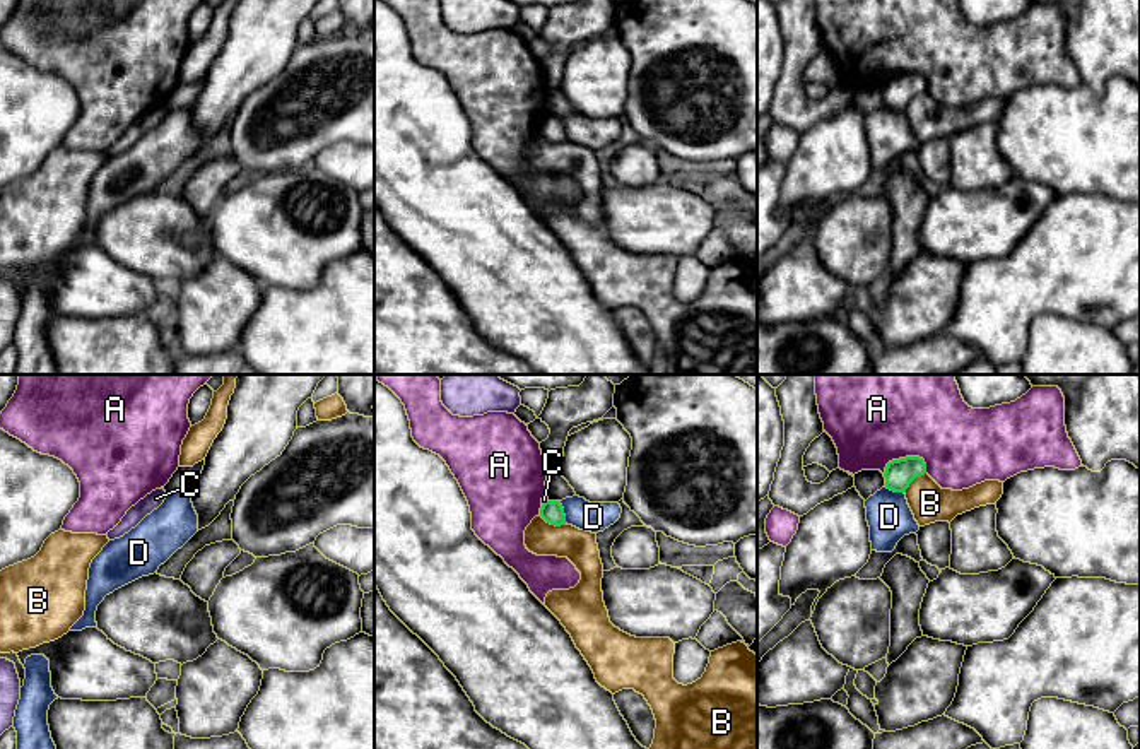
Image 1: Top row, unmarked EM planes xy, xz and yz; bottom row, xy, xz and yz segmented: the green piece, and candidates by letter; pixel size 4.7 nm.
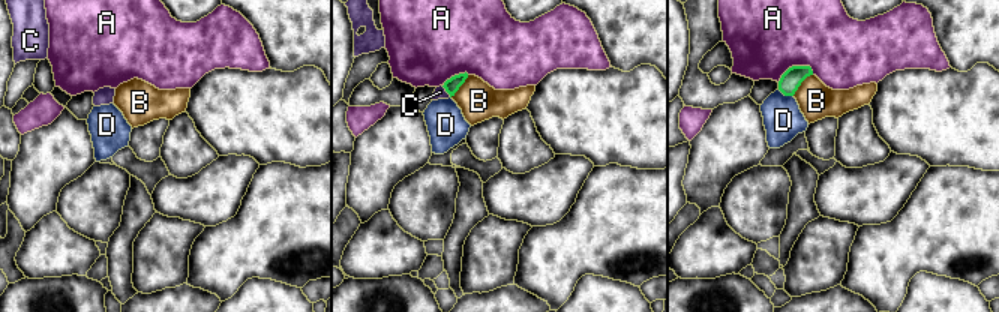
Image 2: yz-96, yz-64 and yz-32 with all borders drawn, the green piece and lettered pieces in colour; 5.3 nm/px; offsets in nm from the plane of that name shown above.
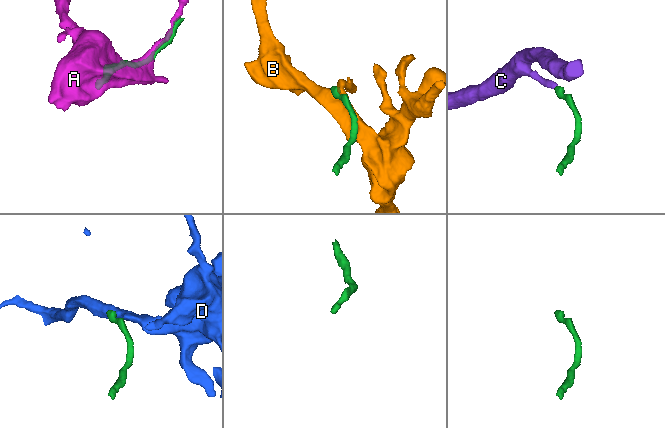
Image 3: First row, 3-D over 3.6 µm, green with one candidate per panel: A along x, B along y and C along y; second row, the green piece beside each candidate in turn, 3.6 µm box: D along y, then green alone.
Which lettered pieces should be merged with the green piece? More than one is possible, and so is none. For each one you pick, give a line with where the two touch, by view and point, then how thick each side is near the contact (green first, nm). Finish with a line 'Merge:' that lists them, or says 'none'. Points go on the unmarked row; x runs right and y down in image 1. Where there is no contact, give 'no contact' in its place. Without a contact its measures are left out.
Merge: none

